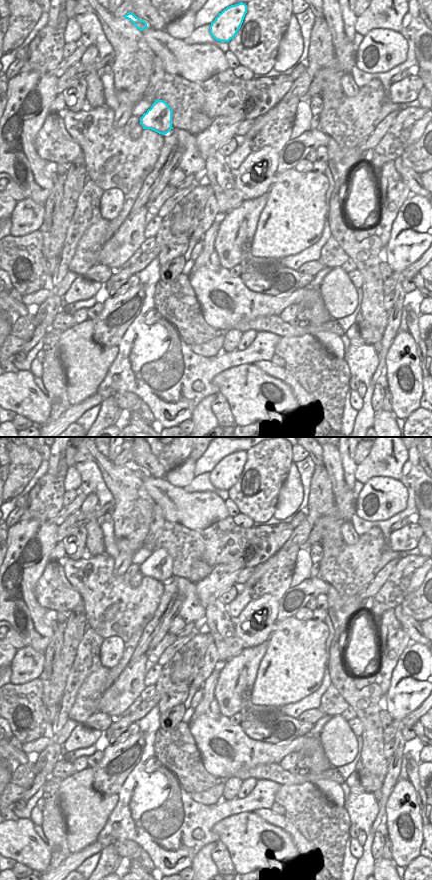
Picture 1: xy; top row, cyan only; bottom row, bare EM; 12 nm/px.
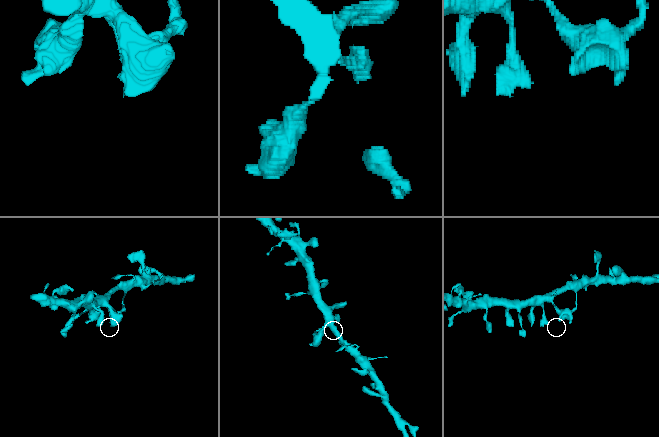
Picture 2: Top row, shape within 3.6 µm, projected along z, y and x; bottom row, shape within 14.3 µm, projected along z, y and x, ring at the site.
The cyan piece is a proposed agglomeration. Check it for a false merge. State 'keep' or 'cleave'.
cleave

